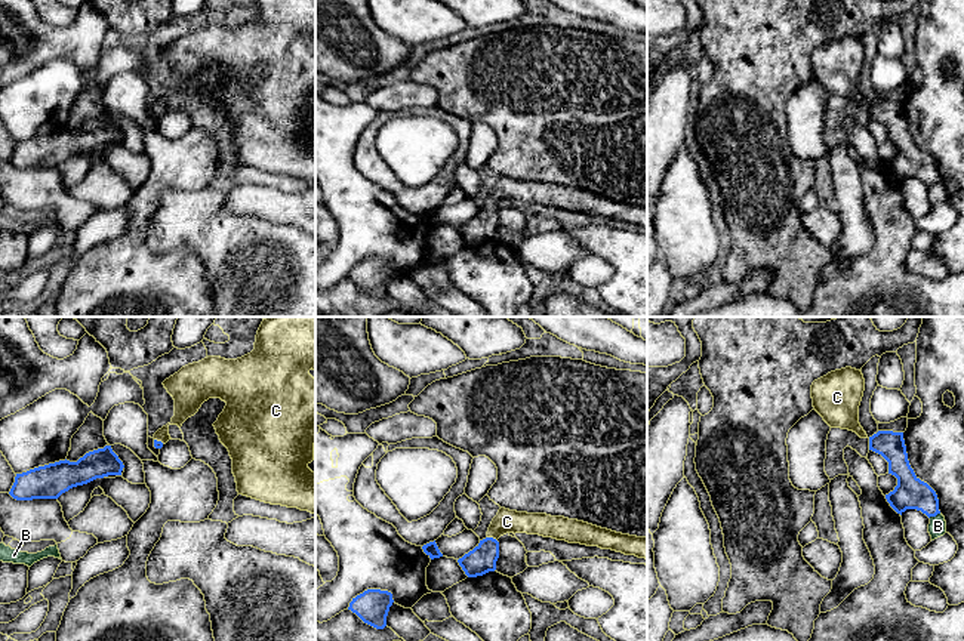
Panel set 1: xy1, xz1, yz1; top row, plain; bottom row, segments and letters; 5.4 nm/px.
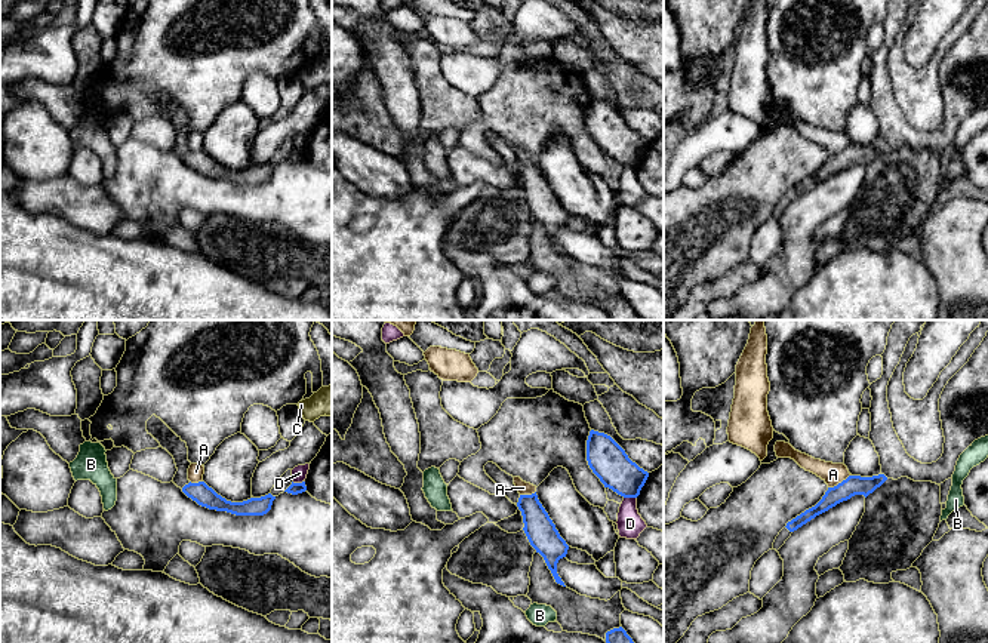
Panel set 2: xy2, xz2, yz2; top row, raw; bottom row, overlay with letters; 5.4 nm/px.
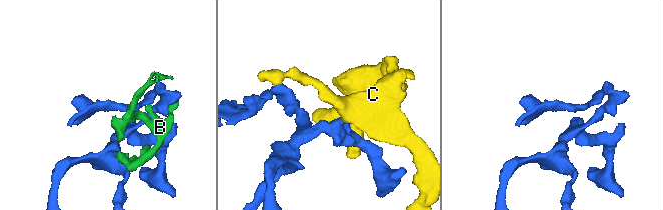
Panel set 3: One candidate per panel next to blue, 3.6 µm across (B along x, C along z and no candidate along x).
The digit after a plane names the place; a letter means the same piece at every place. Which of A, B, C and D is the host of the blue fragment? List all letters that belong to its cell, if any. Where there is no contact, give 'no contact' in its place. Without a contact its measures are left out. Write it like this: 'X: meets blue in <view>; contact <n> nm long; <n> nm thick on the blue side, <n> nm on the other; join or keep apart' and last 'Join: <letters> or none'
A: meets blue in yz2; contact 150 nm long; 110 nm thick on the blue side, 120 nm on the other; keep apart
B: meets blue in yz1; contact 70 nm long; 180 nm thick on the blue side, 100 nm on the other; keep apart
C: meets blue in xz1; contact 60 nm long; 150 nm thick on the blue side, 130 nm on the other; join
D: meets blue in xz2; contact 70 nm long; 200 nm thick on the blue side, 140 nm on the other; keep apart
Join: C

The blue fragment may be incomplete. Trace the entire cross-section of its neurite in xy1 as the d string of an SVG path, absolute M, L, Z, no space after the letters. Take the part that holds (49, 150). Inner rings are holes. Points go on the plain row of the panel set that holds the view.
M111 114L86 121L77 130L59 129L16 142L9 163L16 169L58 167L96 147L121 144L124 133Z

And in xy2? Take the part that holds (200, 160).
M190 150L182 156L182 160L201 175L216 179L227 179L236 184L264 184L271 178L273 169L276 167L276 164L268 161L265 164L250 166L243 170L231 170L218 163L204 150Z

